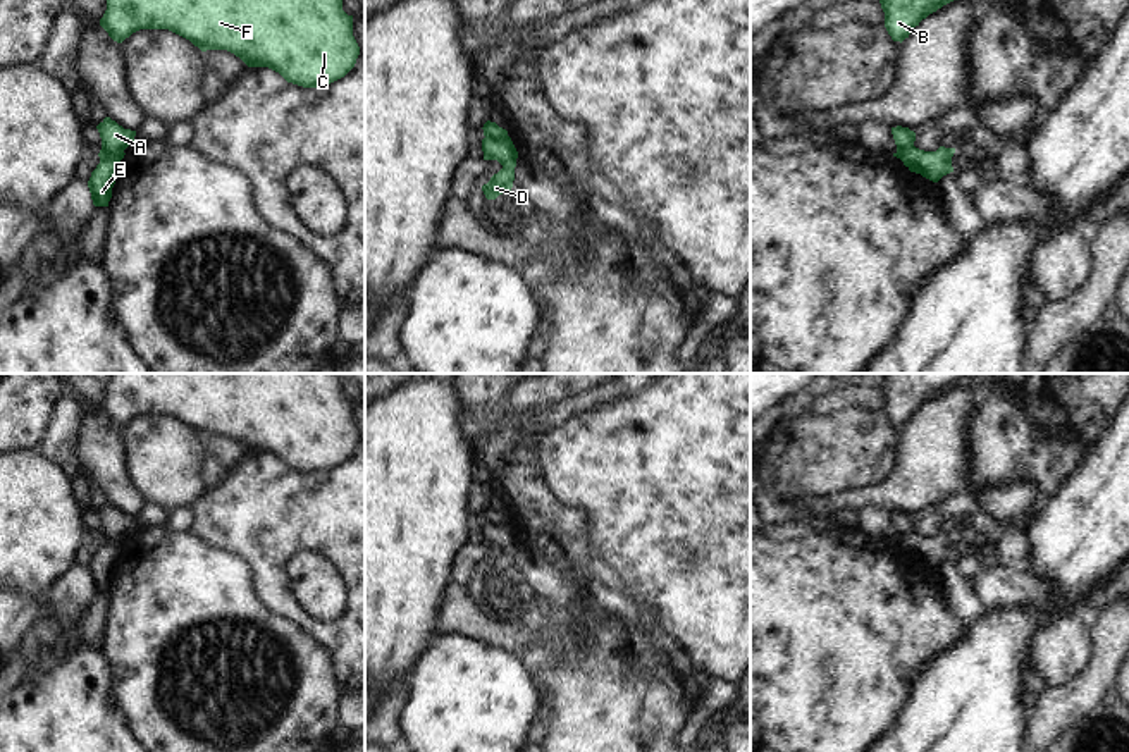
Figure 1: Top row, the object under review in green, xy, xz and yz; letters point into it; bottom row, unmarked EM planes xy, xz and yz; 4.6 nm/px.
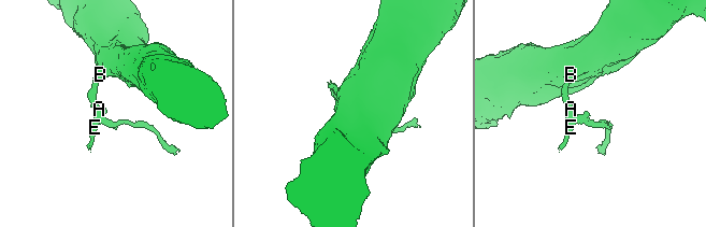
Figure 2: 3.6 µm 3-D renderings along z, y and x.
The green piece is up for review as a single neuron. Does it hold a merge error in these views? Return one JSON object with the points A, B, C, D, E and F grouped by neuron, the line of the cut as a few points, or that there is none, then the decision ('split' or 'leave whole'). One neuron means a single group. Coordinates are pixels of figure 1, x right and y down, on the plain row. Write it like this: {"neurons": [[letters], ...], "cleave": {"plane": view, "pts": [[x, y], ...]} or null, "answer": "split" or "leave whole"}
{"neurons": [["A", "B", "C", "E", "F"], ["D"]], "cleave": {"plane": "xz", "pts": [[508, 522], [499, 525], [486, 523]]}, "answer": "split"}

